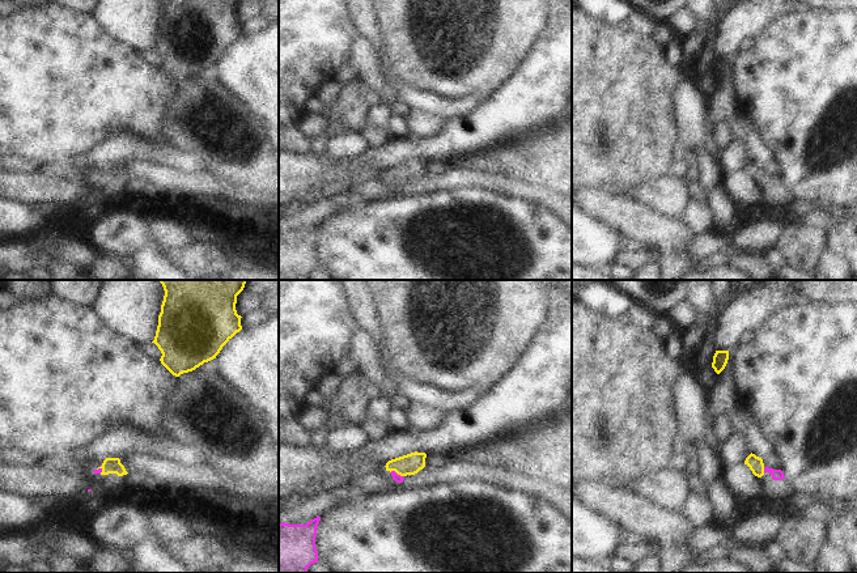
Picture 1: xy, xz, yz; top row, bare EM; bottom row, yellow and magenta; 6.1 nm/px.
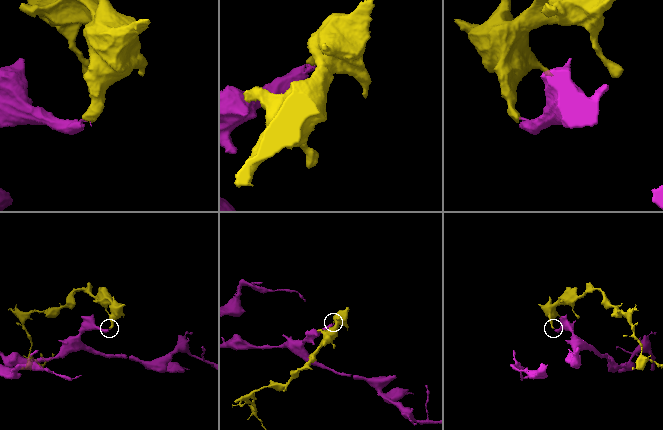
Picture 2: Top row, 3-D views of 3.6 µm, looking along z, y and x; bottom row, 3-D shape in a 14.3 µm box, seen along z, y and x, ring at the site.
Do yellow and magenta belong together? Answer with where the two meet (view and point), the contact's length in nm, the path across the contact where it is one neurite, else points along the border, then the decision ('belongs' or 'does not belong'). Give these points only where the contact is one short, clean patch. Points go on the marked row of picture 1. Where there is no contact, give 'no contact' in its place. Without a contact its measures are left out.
contact yz (763, 470); length 40 nm; way yz (755, 463), (763, 470), (776, 474); belongs

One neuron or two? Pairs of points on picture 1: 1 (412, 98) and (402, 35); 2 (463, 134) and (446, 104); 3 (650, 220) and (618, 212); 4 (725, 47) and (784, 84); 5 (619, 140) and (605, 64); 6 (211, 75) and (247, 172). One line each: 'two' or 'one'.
1: two
2: two
3: one
4: two
5: one
6: one

